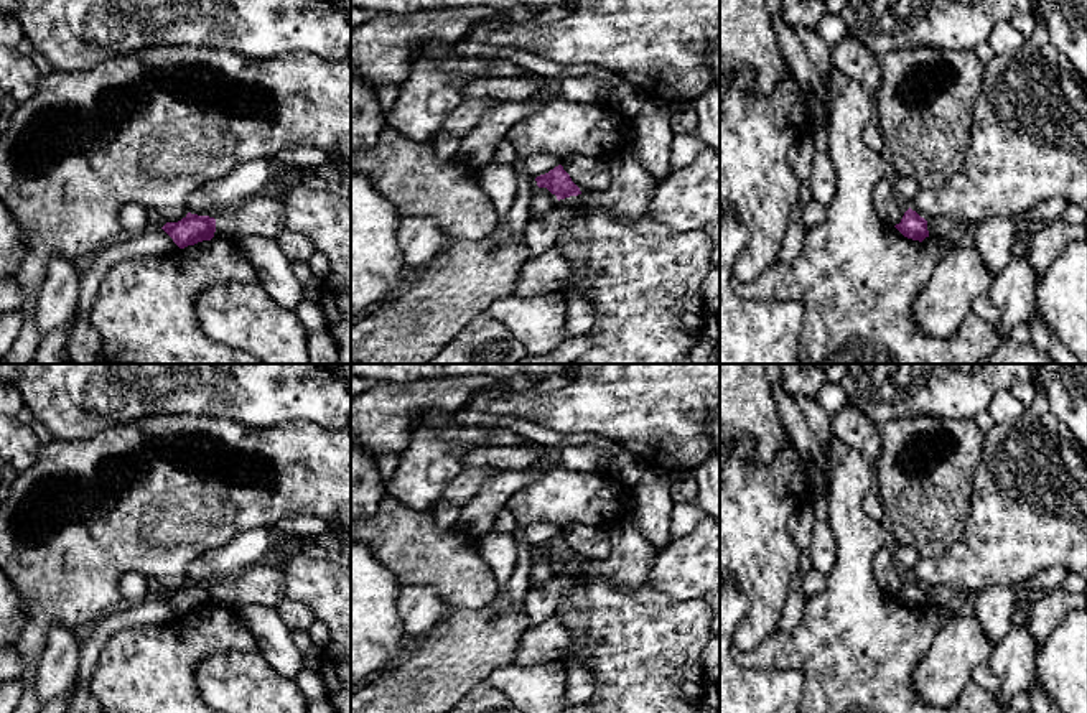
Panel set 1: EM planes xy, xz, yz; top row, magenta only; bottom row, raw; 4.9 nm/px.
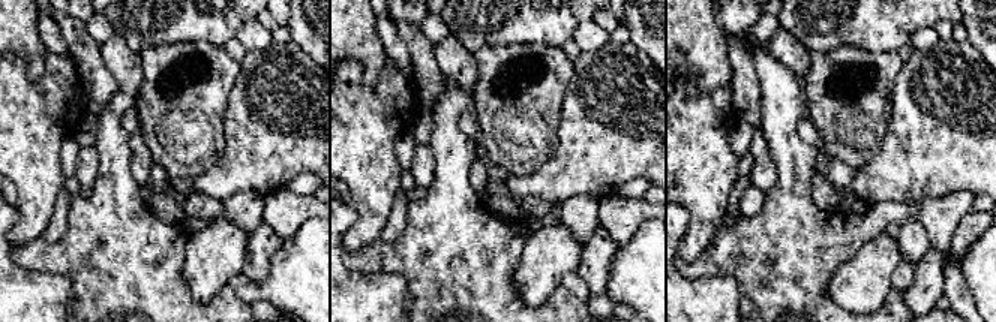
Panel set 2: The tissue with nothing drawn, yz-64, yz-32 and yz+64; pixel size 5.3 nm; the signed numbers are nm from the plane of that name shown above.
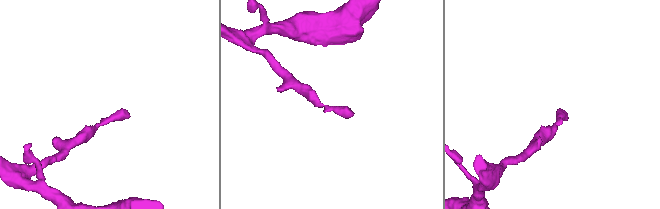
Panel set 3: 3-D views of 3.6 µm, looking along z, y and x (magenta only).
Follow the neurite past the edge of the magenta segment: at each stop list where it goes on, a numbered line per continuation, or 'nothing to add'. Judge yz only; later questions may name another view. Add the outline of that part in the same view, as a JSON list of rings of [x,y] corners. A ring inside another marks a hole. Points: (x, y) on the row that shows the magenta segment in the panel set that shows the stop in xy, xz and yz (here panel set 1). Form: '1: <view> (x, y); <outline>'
nothing to add

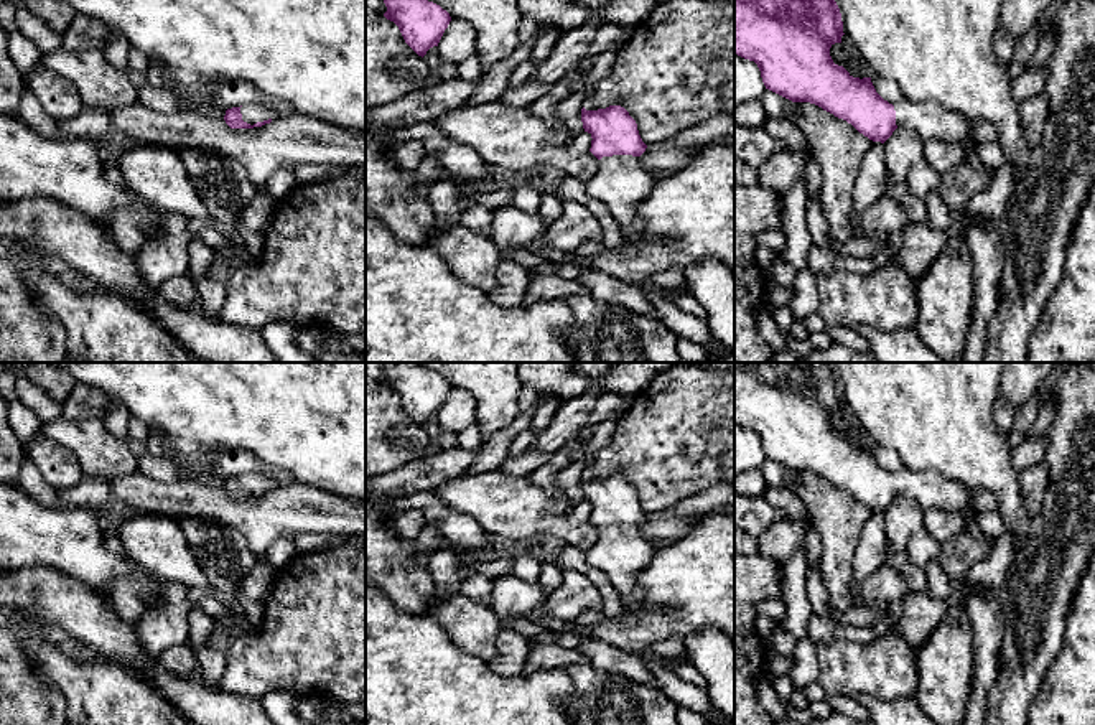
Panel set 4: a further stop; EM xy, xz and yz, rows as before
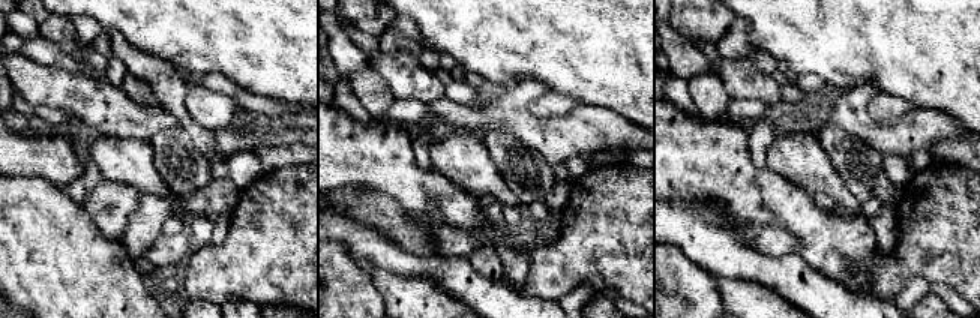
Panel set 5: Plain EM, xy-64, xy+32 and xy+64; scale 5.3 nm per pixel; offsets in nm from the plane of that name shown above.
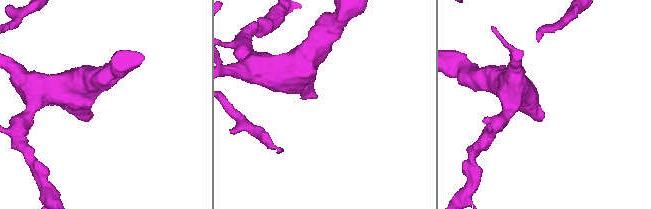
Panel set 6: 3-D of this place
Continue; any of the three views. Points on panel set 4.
1: xy (254, 112); [[[252,102],[240,107],[242,120],[254,125],[277,117],[277,110],[272,105]]]

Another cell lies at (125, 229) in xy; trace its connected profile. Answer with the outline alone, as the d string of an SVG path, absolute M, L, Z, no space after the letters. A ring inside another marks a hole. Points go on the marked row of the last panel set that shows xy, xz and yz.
M123 209L115 214L109 234L125 254L133 255L147 246L142 224L148 218L150 213L143 209Z

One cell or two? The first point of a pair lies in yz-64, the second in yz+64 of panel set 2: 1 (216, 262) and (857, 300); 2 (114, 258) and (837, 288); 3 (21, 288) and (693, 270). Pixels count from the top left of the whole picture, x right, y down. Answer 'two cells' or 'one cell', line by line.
1: one cell
2: two cells
3: two cells

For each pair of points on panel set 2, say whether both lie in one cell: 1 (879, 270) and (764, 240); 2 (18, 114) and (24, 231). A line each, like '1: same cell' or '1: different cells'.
1: different cells
2: same cell

